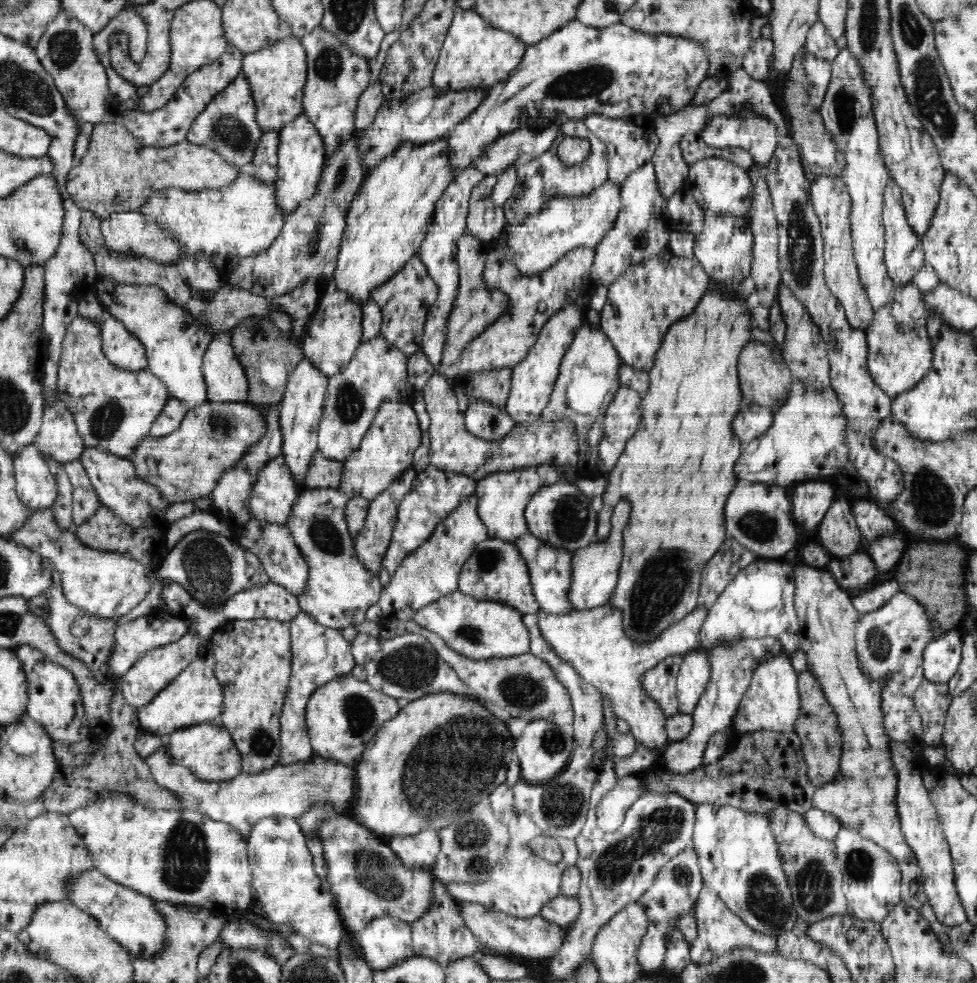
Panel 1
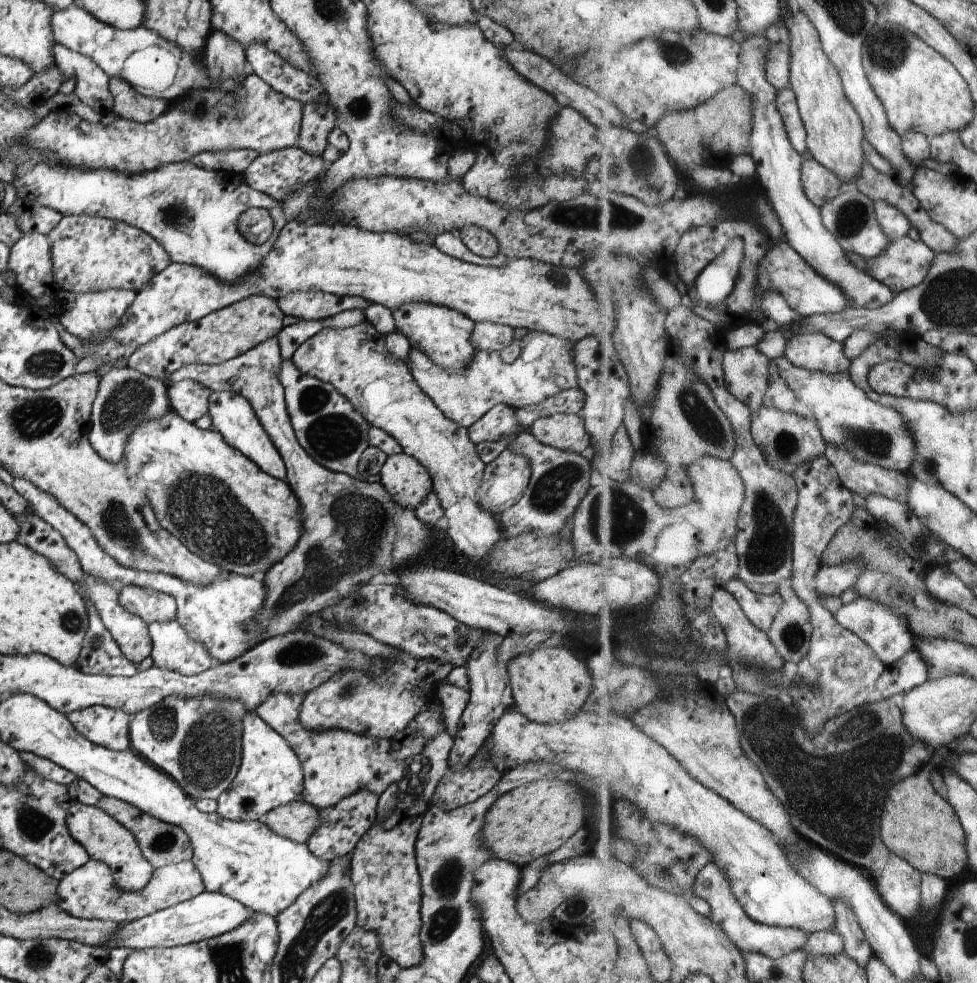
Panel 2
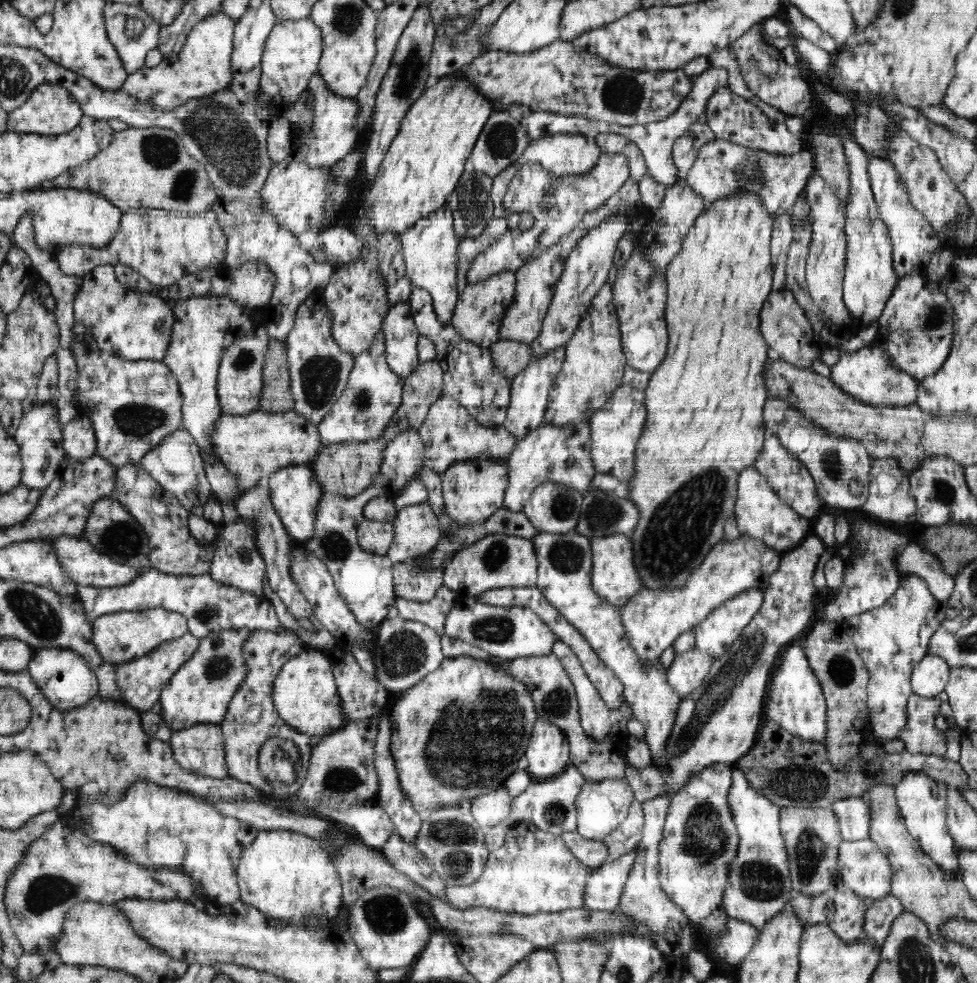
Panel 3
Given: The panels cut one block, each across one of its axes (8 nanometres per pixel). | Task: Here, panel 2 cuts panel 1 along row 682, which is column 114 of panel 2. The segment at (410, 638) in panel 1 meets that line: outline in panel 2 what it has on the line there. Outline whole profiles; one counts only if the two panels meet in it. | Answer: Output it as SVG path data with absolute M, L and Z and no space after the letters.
M127 364L114 367L102 376L89 420L89 443L101 459L119 463L125 453L126 439L134 428L147 420L157 419L172 409L167 397L167 385L168 383L135 371Z

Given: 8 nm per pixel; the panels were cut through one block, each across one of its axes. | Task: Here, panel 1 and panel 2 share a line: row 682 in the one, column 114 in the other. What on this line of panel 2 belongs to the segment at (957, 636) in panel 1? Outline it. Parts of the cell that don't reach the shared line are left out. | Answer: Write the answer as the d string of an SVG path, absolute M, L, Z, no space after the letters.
M204 891L193 899L130 921L106 944L108 948L130 947L133 951L154 947L175 947L207 941L233 931L256 914L251 908L222 893Z

